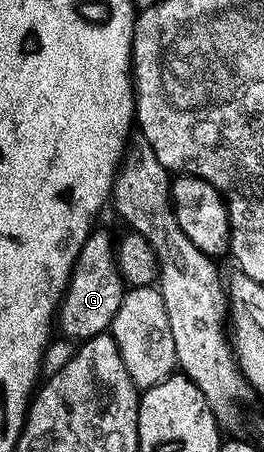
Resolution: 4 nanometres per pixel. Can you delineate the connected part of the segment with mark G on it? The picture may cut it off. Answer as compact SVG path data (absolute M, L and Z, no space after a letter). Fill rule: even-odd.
M100 229L90 231L83 249L79 249L79 257L69 274L69 284L65 287L55 316L60 334L74 341L106 334L112 328L115 313L119 313L126 290L127 285L121 280L117 268L114 240L109 240L108 233Z

